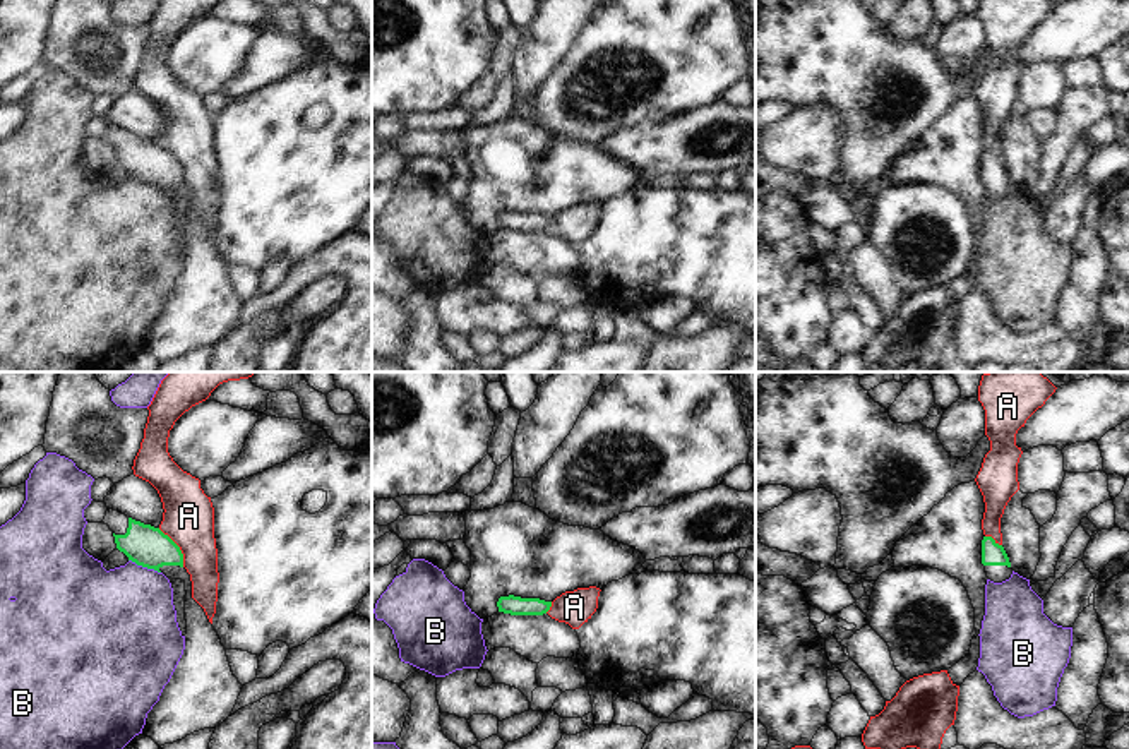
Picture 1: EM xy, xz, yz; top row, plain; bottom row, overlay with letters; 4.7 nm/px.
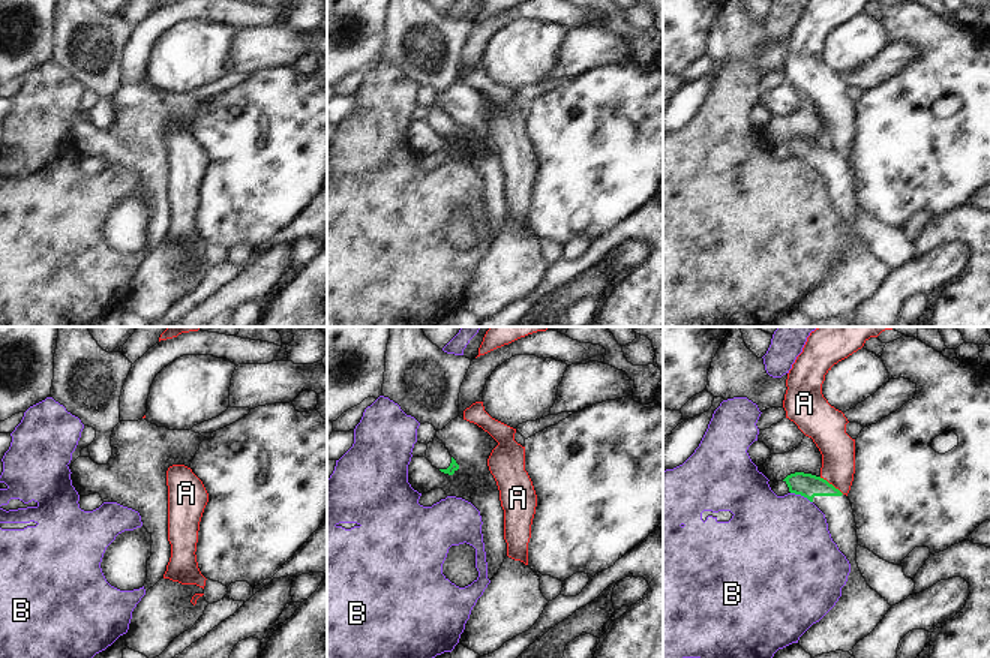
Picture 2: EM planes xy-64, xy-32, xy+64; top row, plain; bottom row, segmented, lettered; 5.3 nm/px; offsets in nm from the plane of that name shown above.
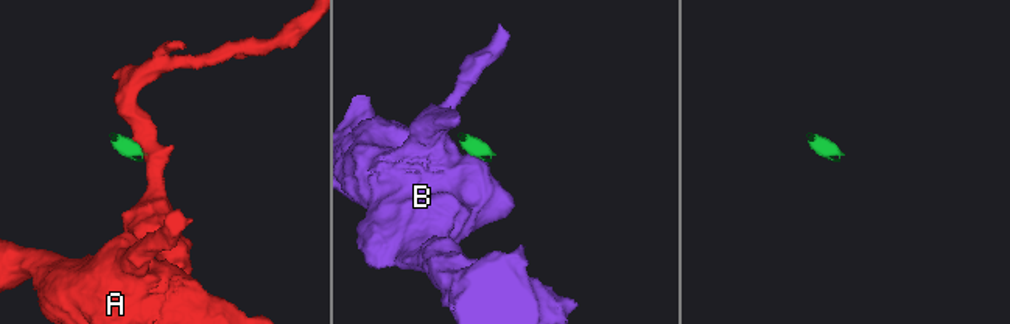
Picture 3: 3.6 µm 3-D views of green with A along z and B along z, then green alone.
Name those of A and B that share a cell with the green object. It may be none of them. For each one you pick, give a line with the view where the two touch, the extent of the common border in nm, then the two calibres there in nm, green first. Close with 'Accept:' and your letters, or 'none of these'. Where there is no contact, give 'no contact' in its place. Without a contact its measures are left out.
Accept: none of these

